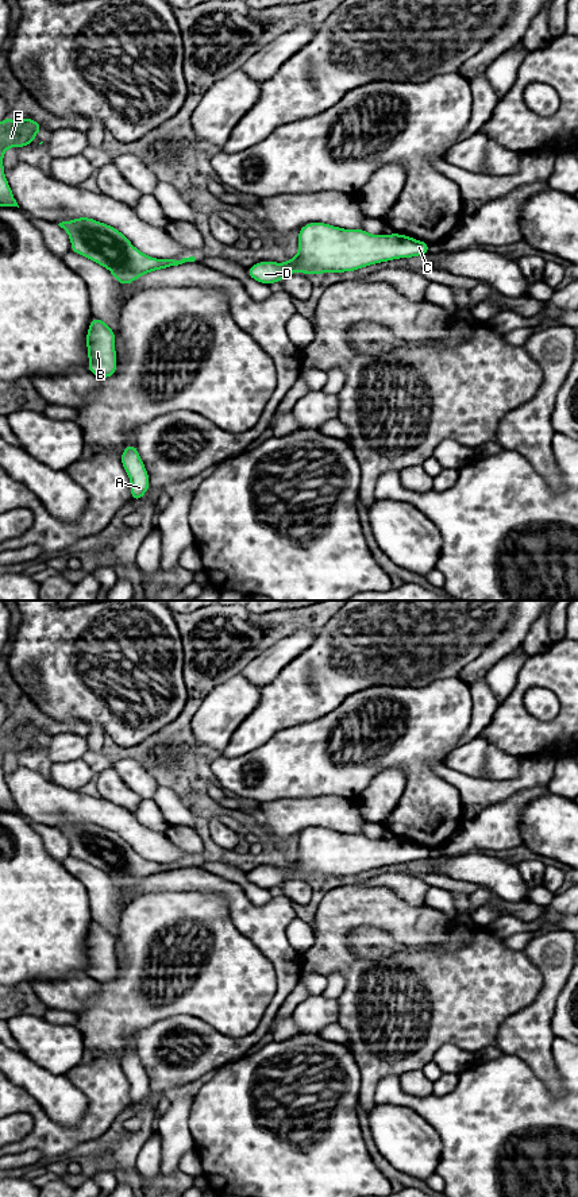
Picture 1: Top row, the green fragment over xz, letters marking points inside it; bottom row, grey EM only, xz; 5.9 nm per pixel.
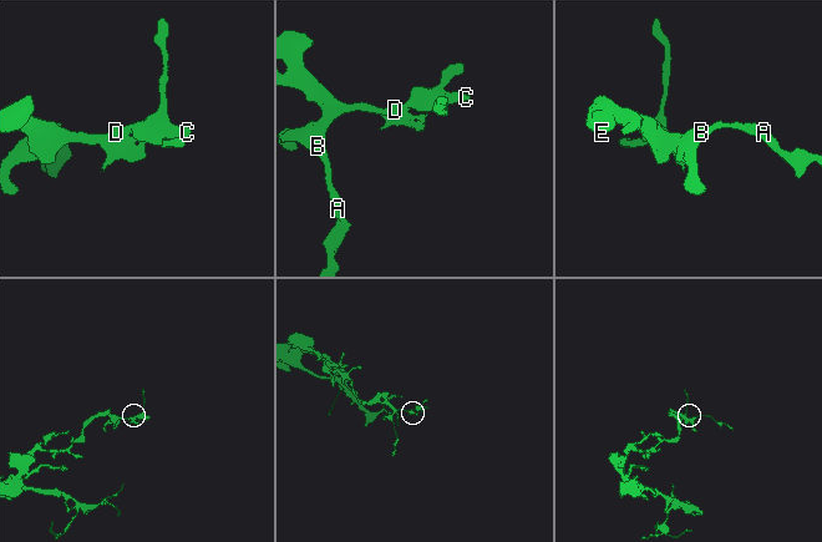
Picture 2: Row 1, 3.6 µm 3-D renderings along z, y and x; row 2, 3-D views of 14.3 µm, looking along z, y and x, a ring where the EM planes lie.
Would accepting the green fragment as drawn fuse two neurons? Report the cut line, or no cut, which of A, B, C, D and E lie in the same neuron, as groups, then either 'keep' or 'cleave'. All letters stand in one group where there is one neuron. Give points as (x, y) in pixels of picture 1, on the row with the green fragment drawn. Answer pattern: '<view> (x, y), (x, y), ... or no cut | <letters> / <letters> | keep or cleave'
no cut | A B C D E | keep

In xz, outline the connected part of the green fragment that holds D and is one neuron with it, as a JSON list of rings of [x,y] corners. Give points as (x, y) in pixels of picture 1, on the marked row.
[[[308,223],[298,229],[298,252],[286,263],[263,260],[247,269],[250,278],[271,285],[301,271],[307,275],[355,271],[400,258],[427,255],[429,244],[406,235],[371,235],[327,223]]]

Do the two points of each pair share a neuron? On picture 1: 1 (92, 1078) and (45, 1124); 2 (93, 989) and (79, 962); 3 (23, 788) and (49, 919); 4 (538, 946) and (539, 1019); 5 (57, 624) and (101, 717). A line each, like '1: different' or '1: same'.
1: same
2: different
3: different
4: same
5: same

